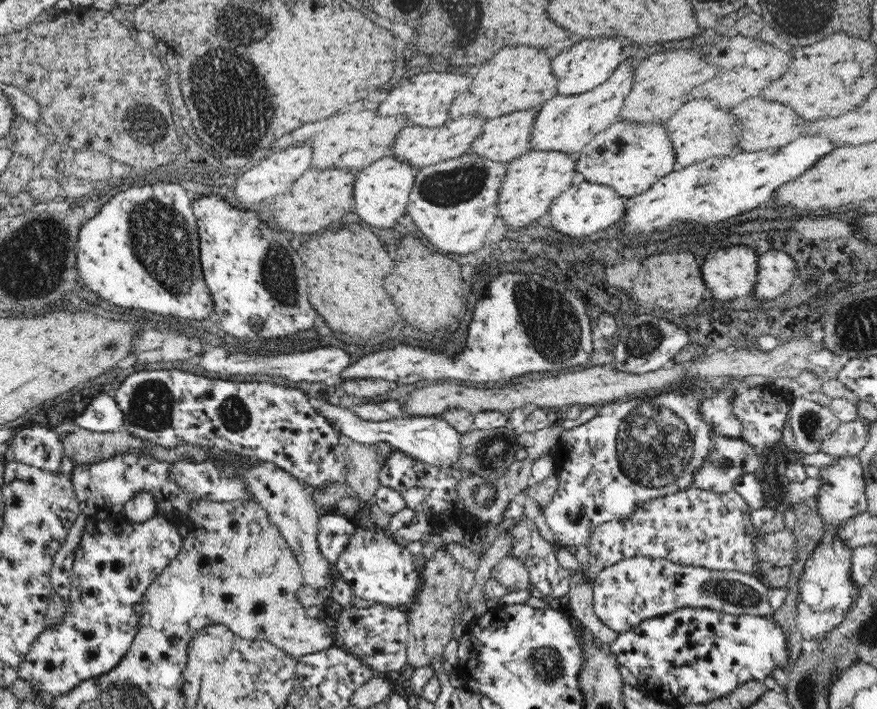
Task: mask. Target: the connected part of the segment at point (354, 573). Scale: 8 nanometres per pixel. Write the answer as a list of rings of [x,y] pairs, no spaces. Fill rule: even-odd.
[[[365,522],[350,540],[346,551],[334,568],[342,580],[354,590],[355,597],[373,600],[384,605],[402,607],[414,602],[421,590],[420,574],[414,567],[413,554],[402,548],[371,523]]]

